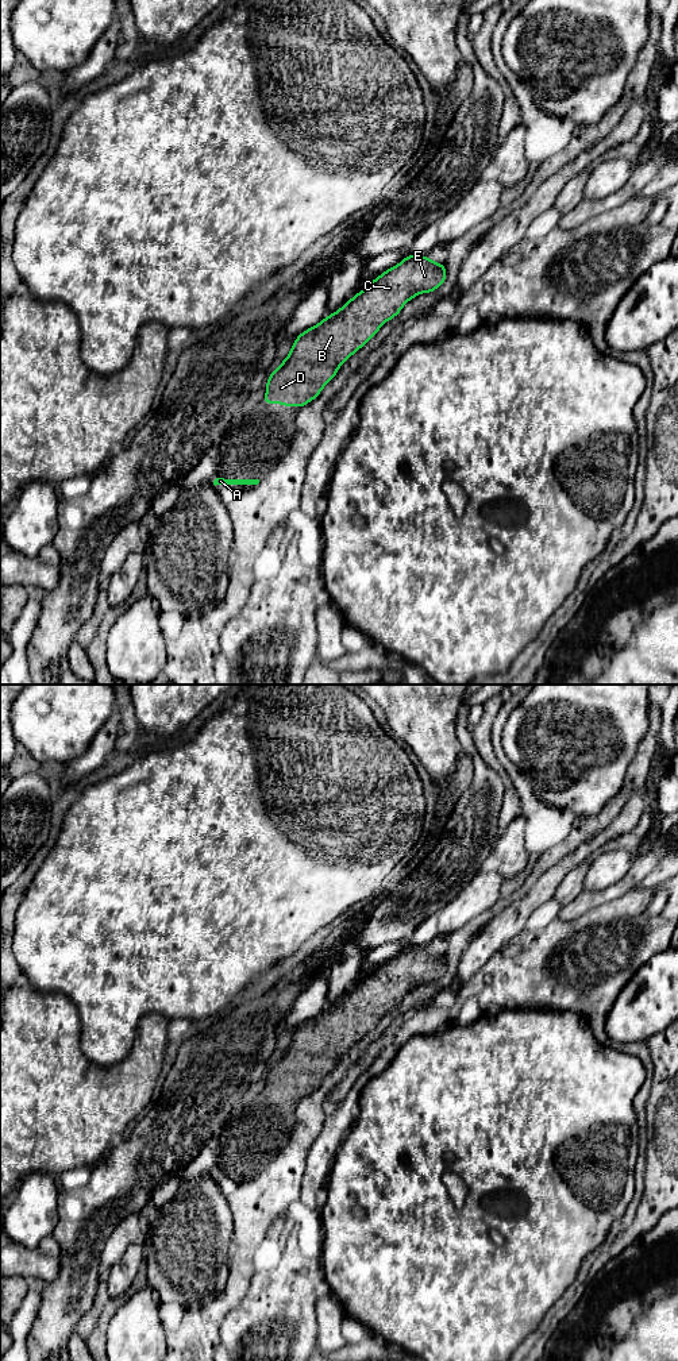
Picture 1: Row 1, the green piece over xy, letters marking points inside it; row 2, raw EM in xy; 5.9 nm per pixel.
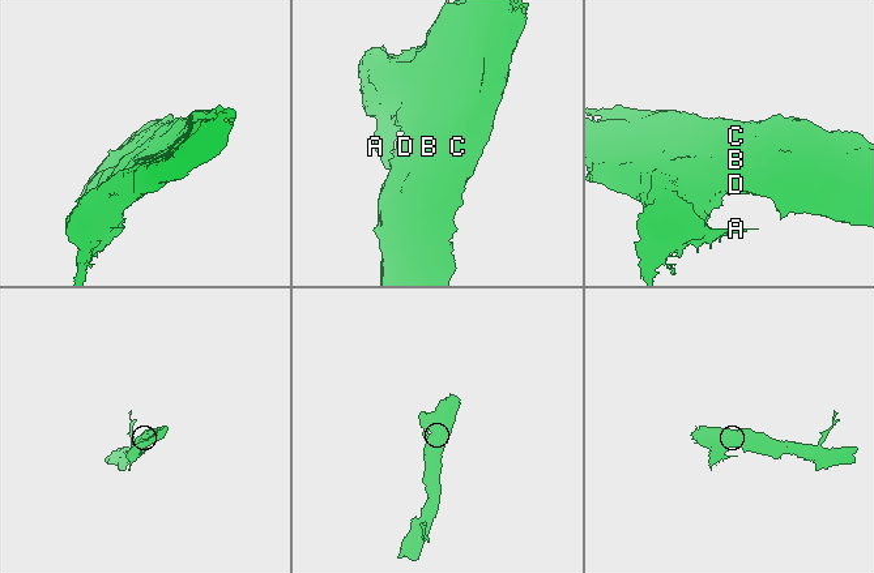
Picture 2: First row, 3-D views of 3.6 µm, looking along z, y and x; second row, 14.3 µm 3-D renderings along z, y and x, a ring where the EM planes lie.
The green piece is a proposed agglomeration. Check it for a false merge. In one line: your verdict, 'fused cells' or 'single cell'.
single cell

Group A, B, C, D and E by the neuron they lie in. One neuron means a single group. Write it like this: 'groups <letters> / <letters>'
groups A B C D E

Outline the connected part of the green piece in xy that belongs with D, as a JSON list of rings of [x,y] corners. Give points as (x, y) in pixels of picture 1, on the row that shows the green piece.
[[[407,255],[316,325],[303,331],[288,356],[267,377],[265,404],[303,408],[335,378],[340,366],[361,350],[404,305],[446,281],[446,265]]]

